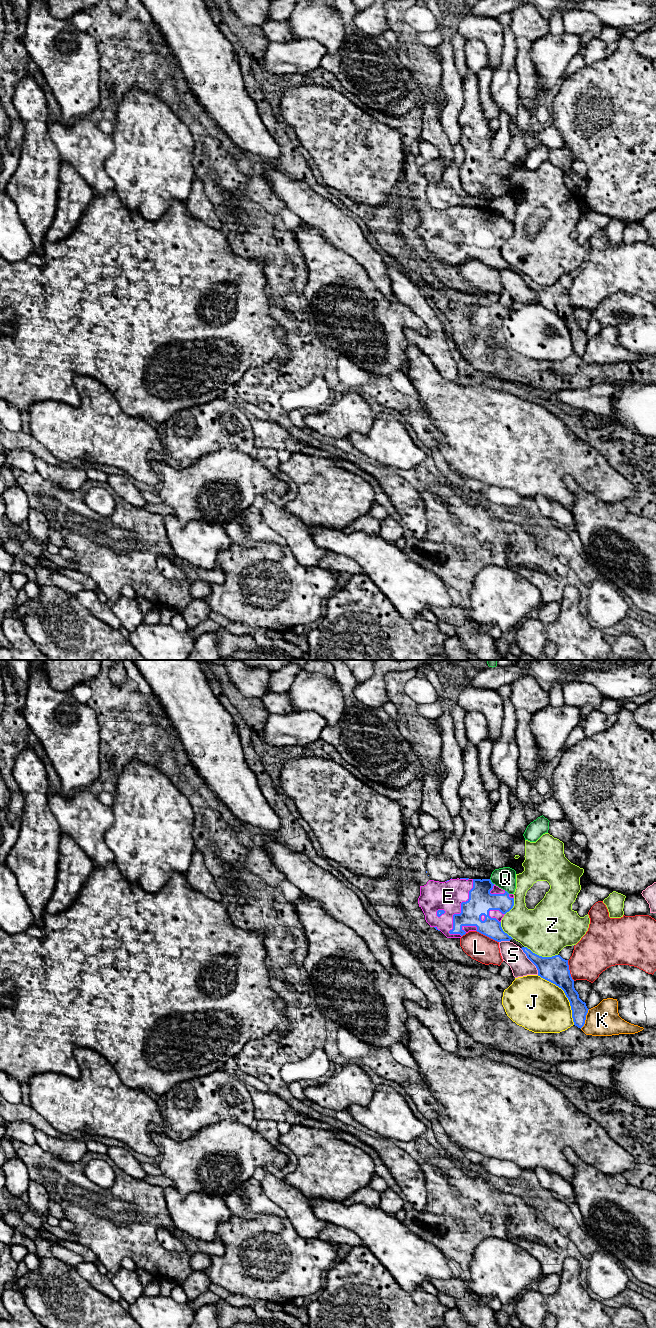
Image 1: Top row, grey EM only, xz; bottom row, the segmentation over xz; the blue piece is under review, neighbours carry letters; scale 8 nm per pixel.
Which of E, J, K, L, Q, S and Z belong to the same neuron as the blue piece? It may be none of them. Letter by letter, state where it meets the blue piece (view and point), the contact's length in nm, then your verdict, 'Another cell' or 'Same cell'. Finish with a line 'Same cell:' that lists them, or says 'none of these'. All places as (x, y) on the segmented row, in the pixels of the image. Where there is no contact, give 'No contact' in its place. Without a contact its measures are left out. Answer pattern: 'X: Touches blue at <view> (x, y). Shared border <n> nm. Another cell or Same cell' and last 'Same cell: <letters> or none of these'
E: Touches blue at xz (461, 908). Shared border 480 nm. Same cell
J: Touches blue at xz (565, 994). Shared border 500 nm. Another cell
K: Touches blue at xz (585, 1019). Shared border 180 nm. Another cell
L: Touches blue at xz (487, 936). Shared border 200 nm. Another cell
Q: Touches blue at xz (491, 882). Shared border 60 nm. Another cell
S: Touches blue at xz (530, 960). Shared border 260 nm. Another cell
Z: Touches blue at xz (541, 956). Shared border 280 nm. Another cell
Same cell: E

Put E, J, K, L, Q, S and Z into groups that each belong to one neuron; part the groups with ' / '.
E / J / K / L / Q / S / Z

